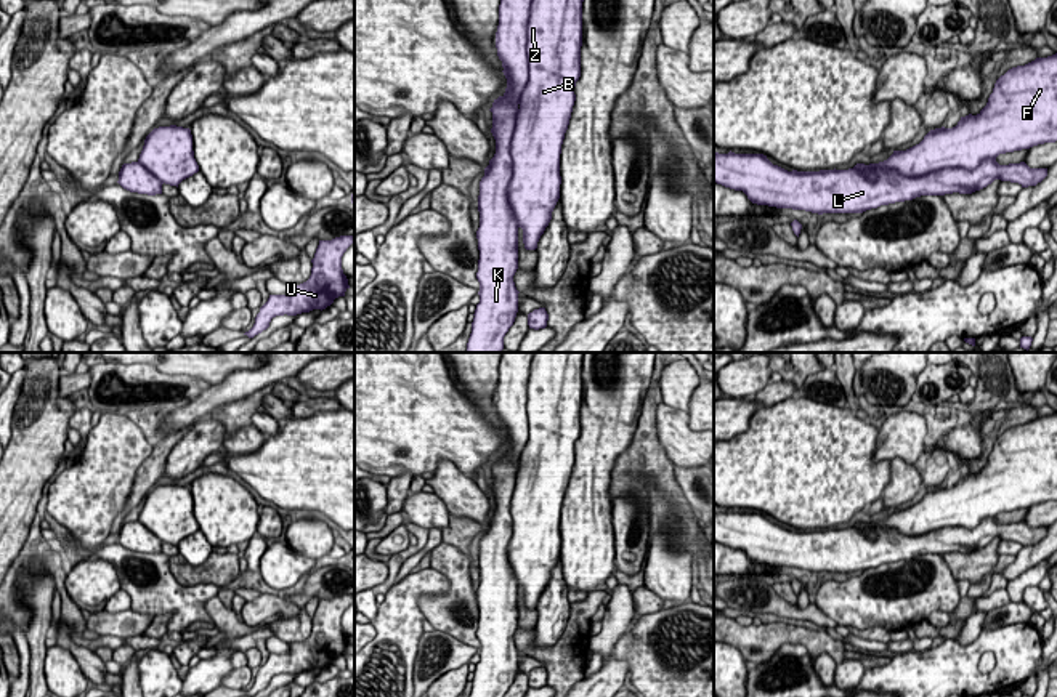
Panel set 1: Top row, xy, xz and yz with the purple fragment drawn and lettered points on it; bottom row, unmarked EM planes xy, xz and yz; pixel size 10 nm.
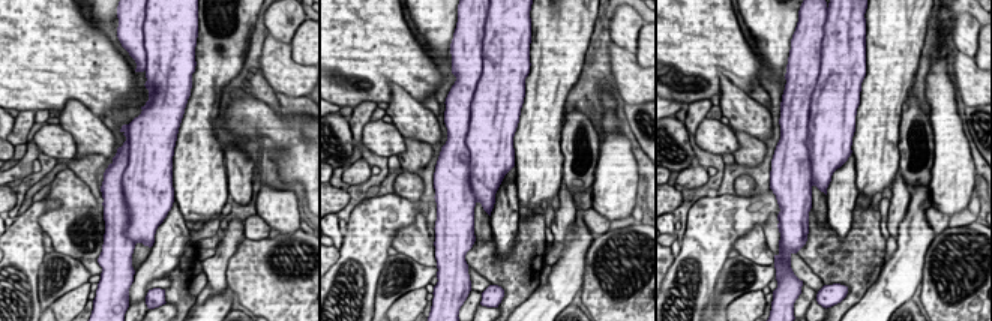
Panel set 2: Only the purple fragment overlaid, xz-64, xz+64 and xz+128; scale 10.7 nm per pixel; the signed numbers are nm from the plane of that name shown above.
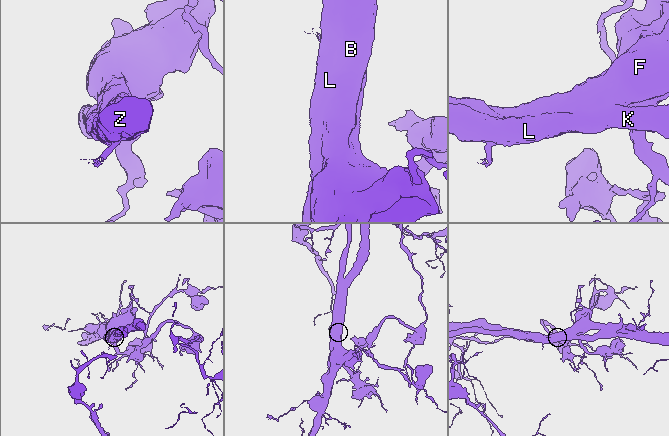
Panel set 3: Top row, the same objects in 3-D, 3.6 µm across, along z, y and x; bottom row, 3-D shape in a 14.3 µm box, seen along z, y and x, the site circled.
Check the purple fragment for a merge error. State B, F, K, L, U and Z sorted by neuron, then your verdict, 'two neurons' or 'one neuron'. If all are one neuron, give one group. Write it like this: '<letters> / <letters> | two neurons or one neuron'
B F Z / K L U | two neurons

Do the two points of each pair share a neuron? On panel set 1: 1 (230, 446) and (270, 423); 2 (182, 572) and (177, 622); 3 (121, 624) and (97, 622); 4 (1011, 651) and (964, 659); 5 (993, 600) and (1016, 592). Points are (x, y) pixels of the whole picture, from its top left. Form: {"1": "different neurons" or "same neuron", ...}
{"1": "same neuron", "2": "different neurons", "3": "same neuron", "4": "same neuron", "5": "different neurons"}

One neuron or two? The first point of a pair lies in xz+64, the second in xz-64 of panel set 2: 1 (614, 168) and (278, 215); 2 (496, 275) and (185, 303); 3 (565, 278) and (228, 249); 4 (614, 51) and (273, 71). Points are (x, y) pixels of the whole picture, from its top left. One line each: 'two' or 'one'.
1: one
2: one
3: two
4: one

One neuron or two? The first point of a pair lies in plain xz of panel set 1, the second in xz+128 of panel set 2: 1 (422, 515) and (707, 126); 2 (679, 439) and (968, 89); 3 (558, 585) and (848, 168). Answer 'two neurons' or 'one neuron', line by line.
1: one neuron
2: one neuron
3: one neuron

